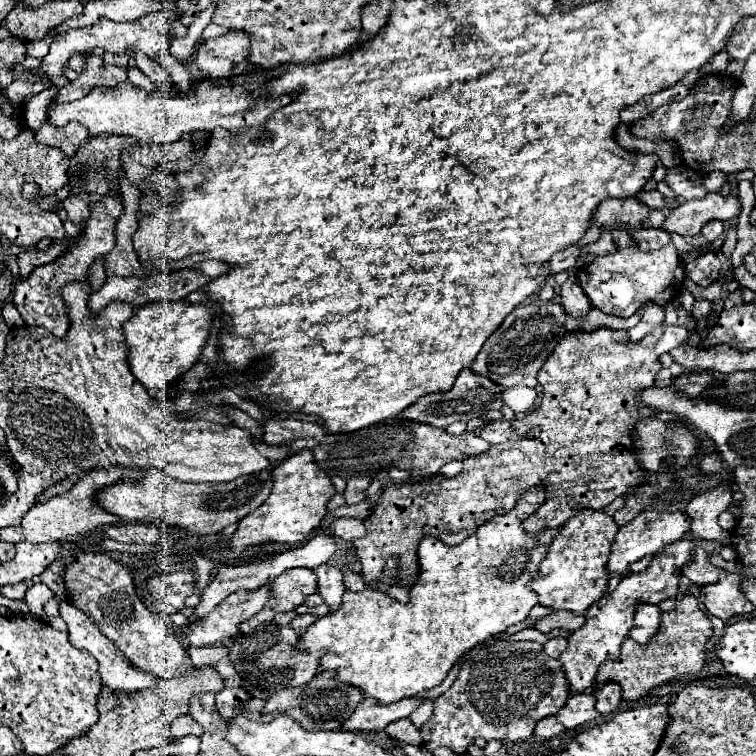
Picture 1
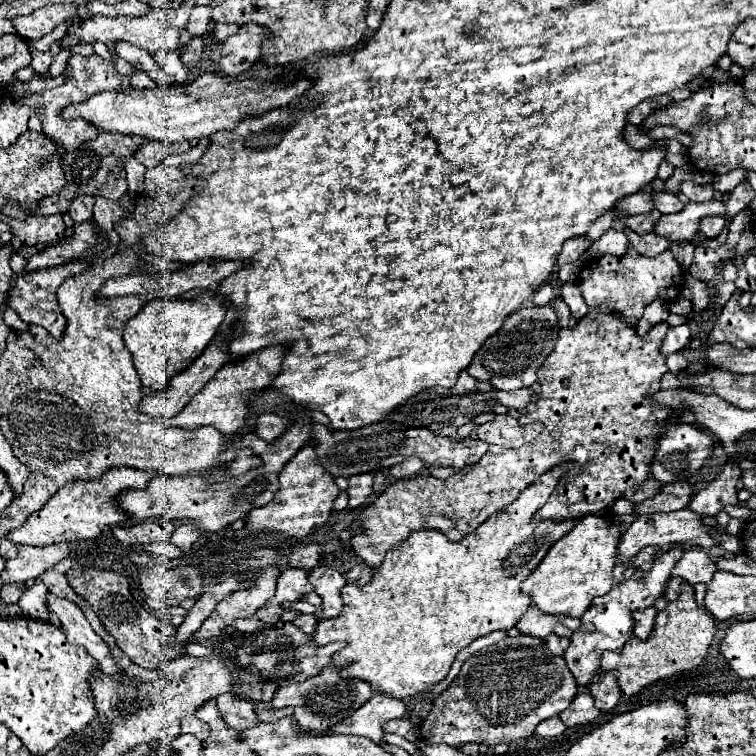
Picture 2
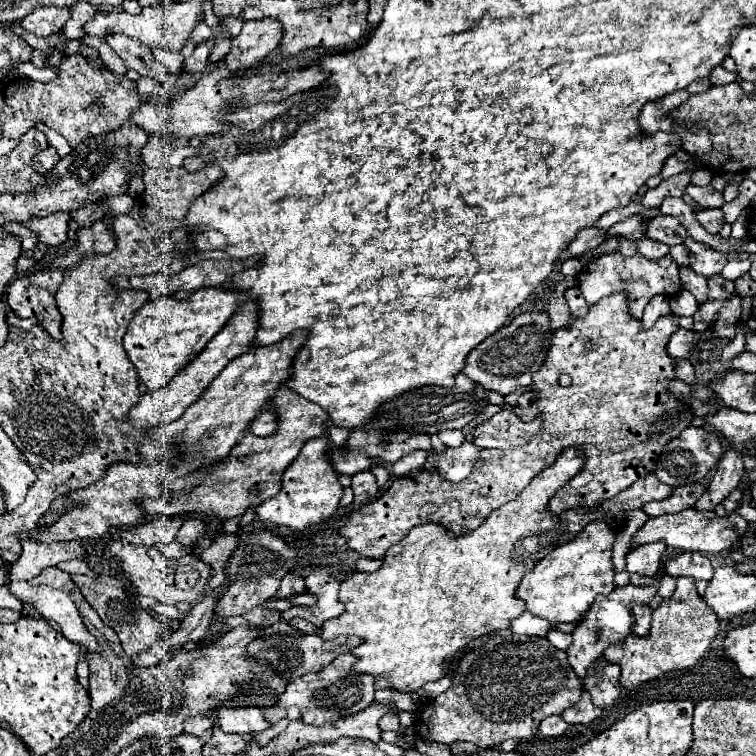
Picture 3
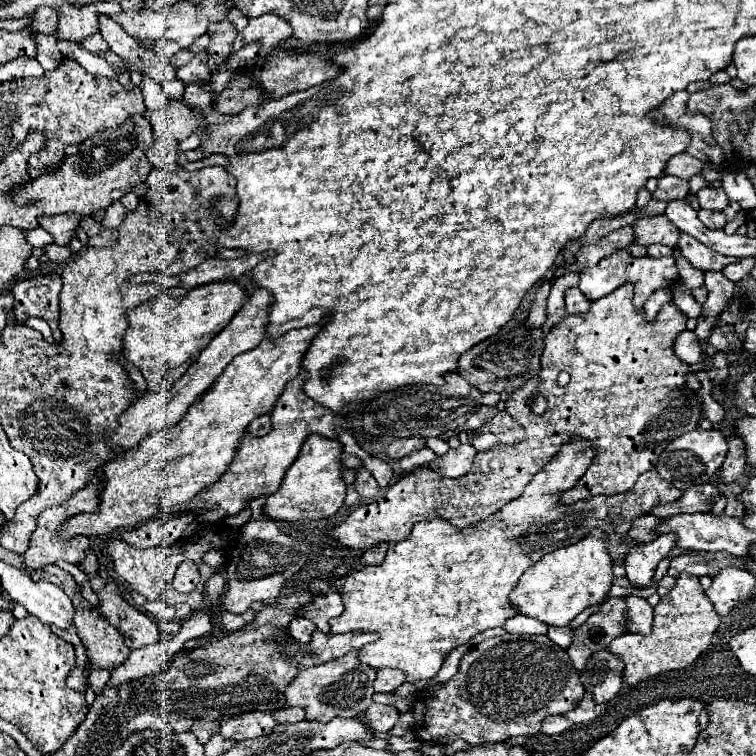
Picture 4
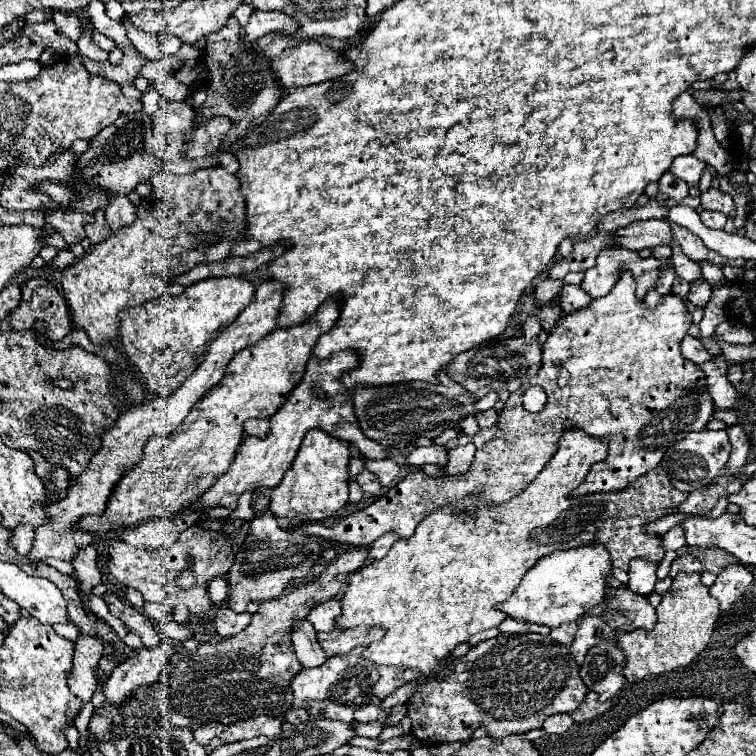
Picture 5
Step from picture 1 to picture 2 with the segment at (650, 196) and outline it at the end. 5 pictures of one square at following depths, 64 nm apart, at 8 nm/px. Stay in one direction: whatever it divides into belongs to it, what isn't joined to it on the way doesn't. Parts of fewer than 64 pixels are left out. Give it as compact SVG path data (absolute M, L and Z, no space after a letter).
M656 192L654 202L656 202L656 210L660 210L662 214L680 212L680 208L684 208L684 204L678 200L678 196L668 194L668 192Z

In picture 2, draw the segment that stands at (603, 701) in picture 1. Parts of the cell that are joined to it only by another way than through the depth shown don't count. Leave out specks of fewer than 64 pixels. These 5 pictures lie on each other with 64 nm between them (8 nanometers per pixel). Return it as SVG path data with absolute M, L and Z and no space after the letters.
M616 670L604 672L596 684L588 686L588 690L590 690L590 694L594 696L594 706L596 706L598 710L612 710L612 708L616 706L618 698L622 696L620 686L618 686Z

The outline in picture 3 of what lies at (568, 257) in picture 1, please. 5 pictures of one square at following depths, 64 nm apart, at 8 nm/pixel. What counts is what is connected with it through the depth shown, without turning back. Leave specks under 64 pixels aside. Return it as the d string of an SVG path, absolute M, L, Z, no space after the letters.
M588 226L588 228L582 228L576 236L576 240L568 246L568 252L572 256L580 256L584 250L590 250L590 248L596 248L600 246L604 240L606 240L606 230L598 230L596 226Z

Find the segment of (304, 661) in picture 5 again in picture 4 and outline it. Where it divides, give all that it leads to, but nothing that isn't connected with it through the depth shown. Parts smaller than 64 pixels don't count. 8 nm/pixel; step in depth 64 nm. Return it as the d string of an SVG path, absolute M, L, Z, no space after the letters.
M294 618L290 622L290 634L298 644L310 644L314 632L314 622L306 618Z

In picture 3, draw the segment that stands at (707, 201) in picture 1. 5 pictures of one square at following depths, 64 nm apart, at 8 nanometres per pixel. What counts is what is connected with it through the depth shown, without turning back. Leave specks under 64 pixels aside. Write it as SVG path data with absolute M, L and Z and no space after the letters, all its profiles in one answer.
M660 214L652 220L648 220L648 224L646 224L646 238L656 240L656 242L664 242L668 246L682 244L686 236L688 236L686 228L680 226L678 218L674 218L674 216Z

